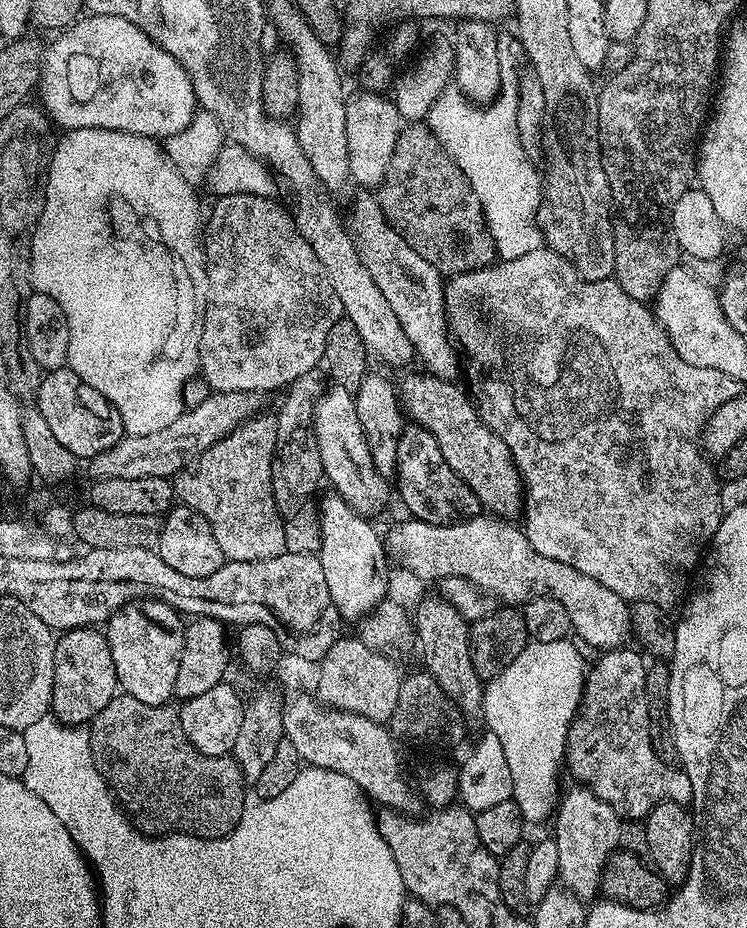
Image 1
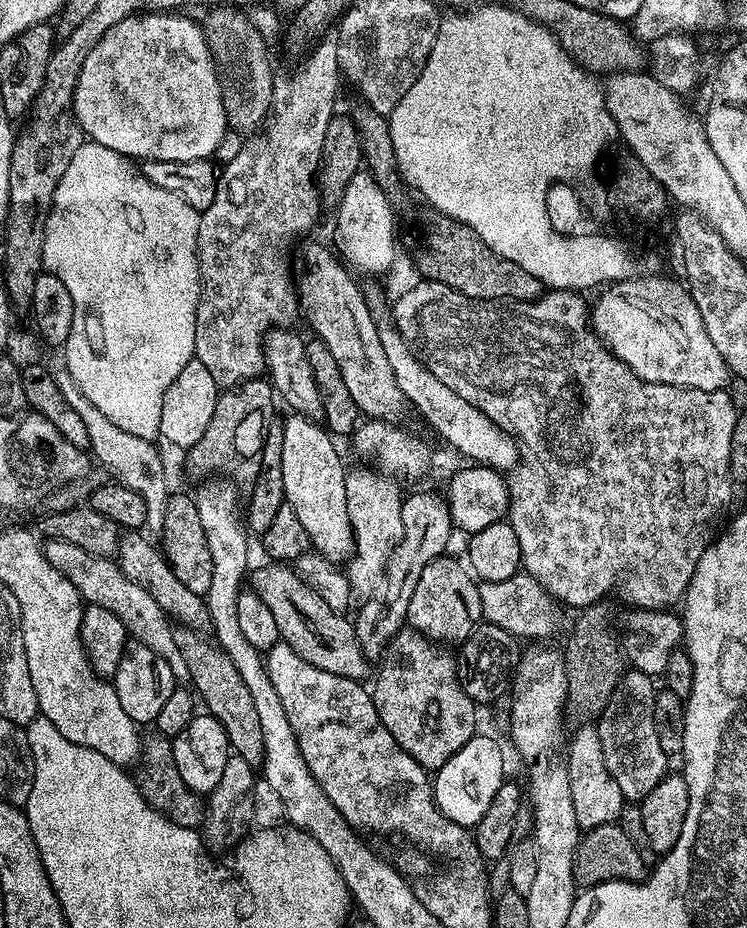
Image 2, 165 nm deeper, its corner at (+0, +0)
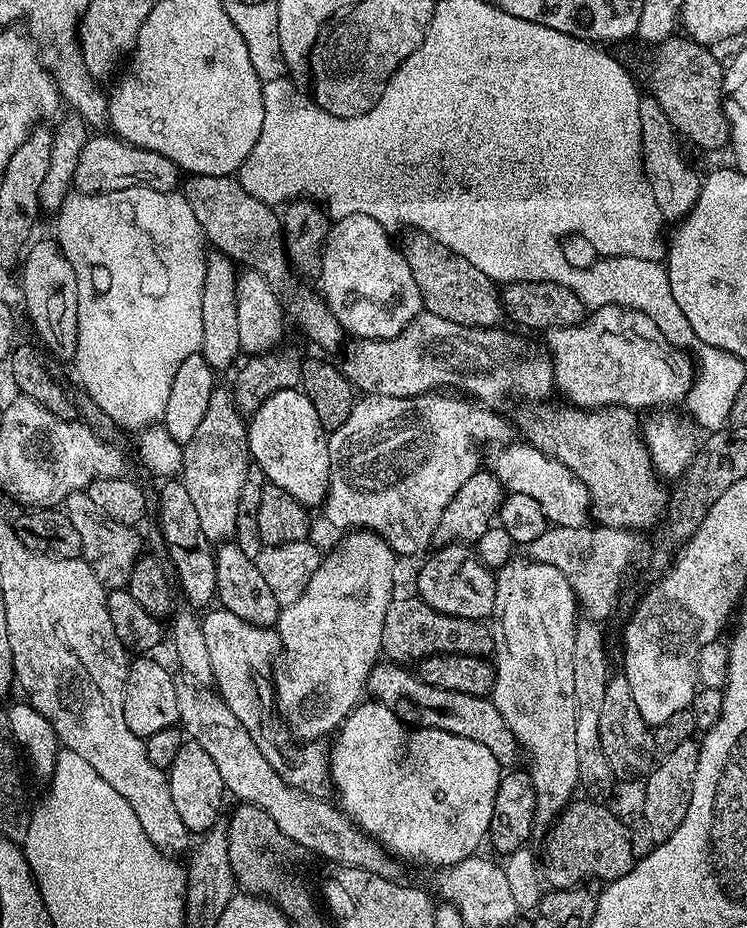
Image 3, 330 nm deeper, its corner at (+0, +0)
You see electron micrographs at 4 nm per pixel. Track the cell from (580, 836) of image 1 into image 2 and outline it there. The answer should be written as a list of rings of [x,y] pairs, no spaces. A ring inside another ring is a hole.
[[[582,723],[575,729],[576,737],[571,737],[566,748],[568,773],[570,774],[570,794],[574,798],[574,818],[578,818],[581,829],[597,828],[603,824],[619,821],[620,811],[626,803],[618,782],[606,766],[606,758],[600,741],[600,730],[595,723]]]

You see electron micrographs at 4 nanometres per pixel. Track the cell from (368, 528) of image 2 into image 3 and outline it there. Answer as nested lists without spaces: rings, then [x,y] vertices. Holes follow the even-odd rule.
[[[352,530],[345,536],[348,537],[332,553],[327,553],[323,557],[322,566],[314,570],[309,585],[306,586],[301,596],[297,598],[297,601],[290,602],[289,605],[281,607],[280,617],[277,618],[274,625],[277,634],[280,635],[280,646],[282,649],[282,659],[274,668],[274,708],[281,721],[290,729],[291,735],[300,742],[319,741],[321,738],[324,738],[320,736],[326,735],[327,732],[333,731],[332,733],[335,733],[343,725],[348,715],[356,709],[357,704],[361,703],[363,696],[360,695],[365,695],[368,687],[368,675],[370,675],[372,668],[382,656],[382,622],[386,622],[386,610],[394,599],[392,575],[396,572],[398,557],[393,552],[392,547],[377,532],[371,530]]]

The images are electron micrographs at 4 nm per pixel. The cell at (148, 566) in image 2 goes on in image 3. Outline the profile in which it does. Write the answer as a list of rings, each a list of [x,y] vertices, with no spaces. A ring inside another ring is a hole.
[[[87,491],[70,494],[62,508],[68,513],[74,530],[78,530],[78,538],[82,541],[80,556],[88,563],[90,570],[94,570],[98,582],[102,582],[108,590],[123,589],[142,555],[137,529],[131,524],[114,522],[114,518],[106,518],[106,514],[102,514],[102,510],[98,510],[98,506],[90,502]]]

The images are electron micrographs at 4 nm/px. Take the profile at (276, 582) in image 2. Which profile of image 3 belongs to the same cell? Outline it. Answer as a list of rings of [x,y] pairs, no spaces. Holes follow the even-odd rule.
[[[377,661],[368,675],[367,691],[373,692],[376,695],[373,697],[390,709],[395,709],[396,704],[404,704],[407,700],[415,702],[426,715],[432,718],[427,720],[427,727],[446,730],[448,733],[470,738],[471,741],[481,742],[482,746],[486,746],[503,767],[508,768],[521,763],[519,760],[522,760],[522,749],[520,743],[514,738],[514,730],[506,726],[505,719],[489,697],[430,686],[429,683],[422,682],[413,671],[411,673],[404,668],[407,667],[397,661]]]

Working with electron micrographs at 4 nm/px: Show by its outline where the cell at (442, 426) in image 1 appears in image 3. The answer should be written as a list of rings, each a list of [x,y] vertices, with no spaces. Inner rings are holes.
[[[189,175],[182,184],[182,195],[190,202],[198,226],[202,226],[205,241],[213,249],[224,253],[245,269],[262,274],[266,282],[282,297],[287,315],[320,348],[336,348],[346,339],[344,328],[328,308],[319,291],[311,292],[304,284],[296,284],[292,277],[293,265],[286,247],[286,237],[281,217],[271,204],[263,204],[250,194],[235,175],[193,176]]]

